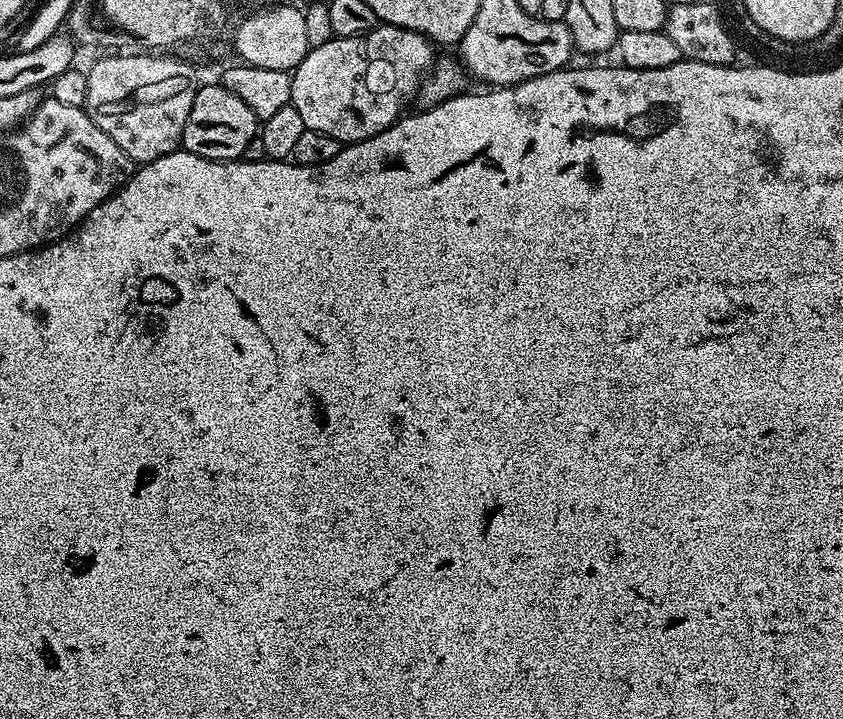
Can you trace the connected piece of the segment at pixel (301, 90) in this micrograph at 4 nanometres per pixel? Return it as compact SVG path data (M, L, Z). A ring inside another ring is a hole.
M377 26L364 36L341 36L333 38L317 48L309 48L306 58L291 73L292 105L302 114L305 128L330 134L341 145L356 144L371 136L377 136L400 119L405 111L404 103L419 93L424 77L432 71L433 41L427 36L405 28Z

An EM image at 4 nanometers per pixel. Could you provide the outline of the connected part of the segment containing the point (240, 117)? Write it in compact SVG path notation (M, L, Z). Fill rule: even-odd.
M219 82L208 84L205 88L204 85L197 87L194 94L194 106L190 106L190 118L186 118L186 126L184 127L183 151L198 154L198 158L206 158L207 160L238 160L243 157L246 146L250 146L250 142L257 139L257 136L256 115L254 110L250 110L250 106L246 106L246 102L242 102L242 98L230 94L230 90L226 90Z

